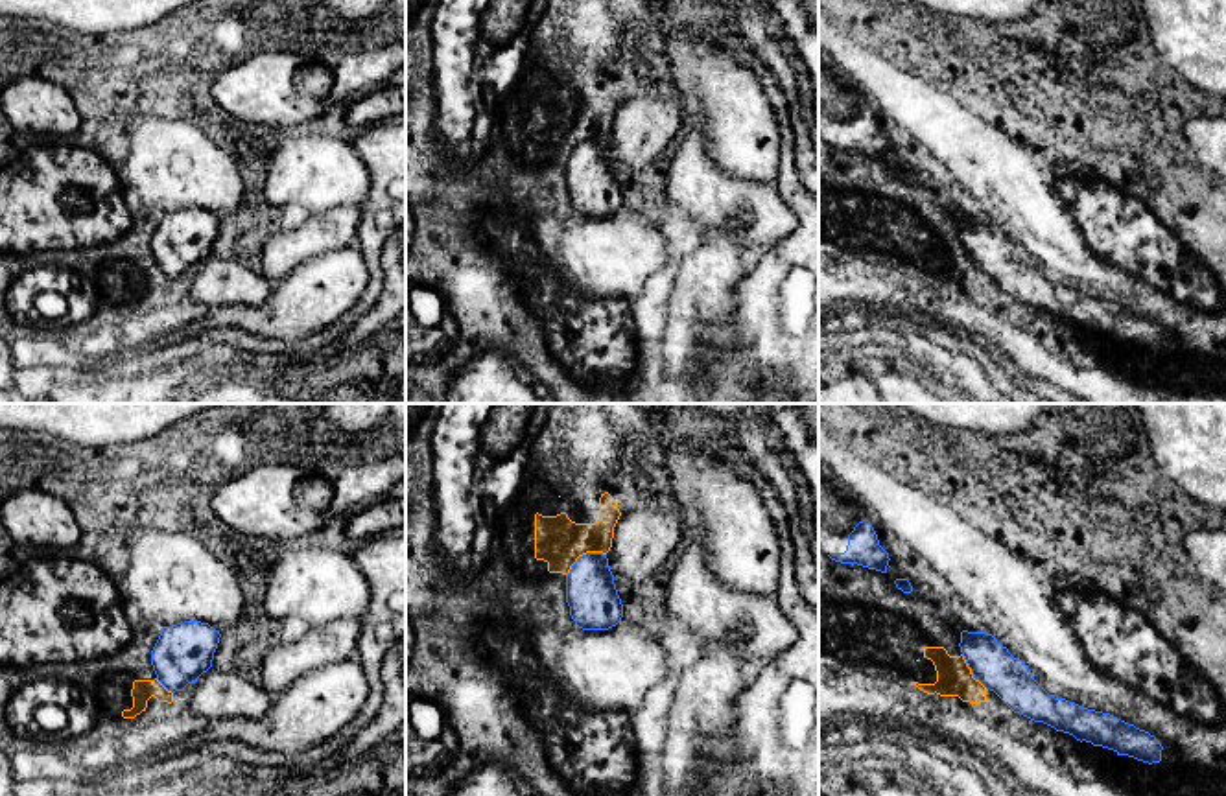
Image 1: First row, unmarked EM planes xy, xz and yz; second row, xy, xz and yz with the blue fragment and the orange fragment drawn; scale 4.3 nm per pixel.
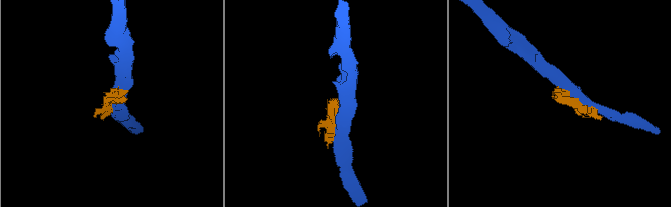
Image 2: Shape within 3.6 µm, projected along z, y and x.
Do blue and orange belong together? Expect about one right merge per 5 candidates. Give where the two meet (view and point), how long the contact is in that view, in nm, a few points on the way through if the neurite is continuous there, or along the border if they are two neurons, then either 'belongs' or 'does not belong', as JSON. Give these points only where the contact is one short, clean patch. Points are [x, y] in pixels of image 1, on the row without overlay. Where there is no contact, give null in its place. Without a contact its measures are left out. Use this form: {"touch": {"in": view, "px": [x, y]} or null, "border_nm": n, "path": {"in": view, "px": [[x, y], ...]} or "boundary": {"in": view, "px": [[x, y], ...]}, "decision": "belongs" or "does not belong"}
{"touch": {"in": "xz", "px": [583, 142]}, "border_nm": 200, "decision": "does not belong"}

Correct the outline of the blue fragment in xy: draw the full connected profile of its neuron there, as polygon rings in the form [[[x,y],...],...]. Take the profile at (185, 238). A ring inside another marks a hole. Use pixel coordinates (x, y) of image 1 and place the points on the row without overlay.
[[[201,208],[162,214],[151,238],[157,267],[171,280],[197,269],[212,254],[219,225],[219,217]]]

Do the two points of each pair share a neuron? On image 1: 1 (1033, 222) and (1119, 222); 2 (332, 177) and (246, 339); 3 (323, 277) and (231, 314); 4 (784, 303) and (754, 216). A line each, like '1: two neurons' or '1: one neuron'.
1: two neurons
2: two neurons
3: one neuron
4: two neurons

